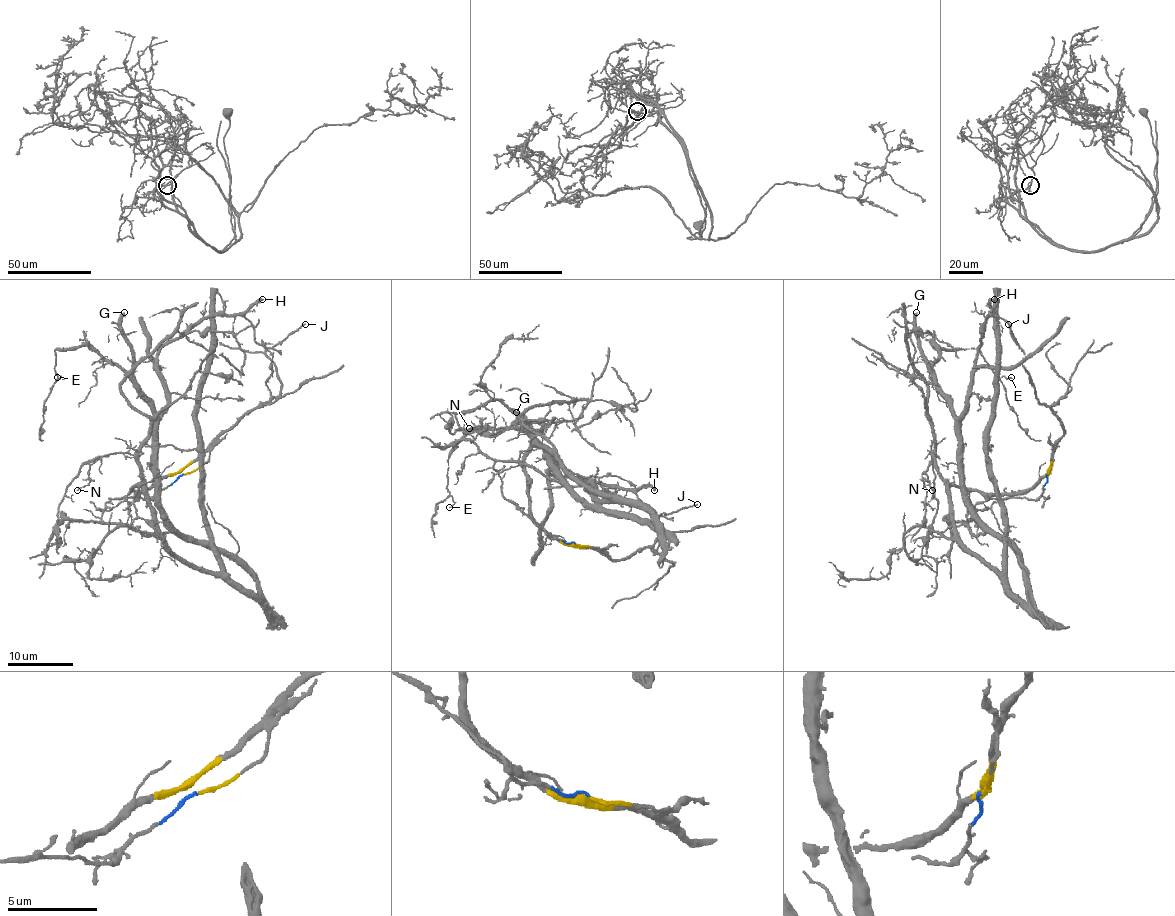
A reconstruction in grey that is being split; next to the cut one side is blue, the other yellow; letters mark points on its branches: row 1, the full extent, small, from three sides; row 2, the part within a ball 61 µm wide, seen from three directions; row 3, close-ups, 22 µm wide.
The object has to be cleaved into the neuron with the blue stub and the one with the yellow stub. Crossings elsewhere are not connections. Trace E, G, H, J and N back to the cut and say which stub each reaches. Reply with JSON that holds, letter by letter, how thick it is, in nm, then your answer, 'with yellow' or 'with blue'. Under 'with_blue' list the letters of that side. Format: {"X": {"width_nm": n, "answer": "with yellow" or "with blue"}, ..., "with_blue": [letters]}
{"E": {"width_nm": 140, "answer": "with blue"}, "G": {"width_nm": 400, "answer": "with blue"}, "H": {"width_nm": 340, "answer": "with blue"}, "J": {"width_nm": 150, "answer": "with blue"}, "N": {"width_nm": 70, "answer": "with yellow"}, "with_blue": ["E", "G", "H", "J"]}

